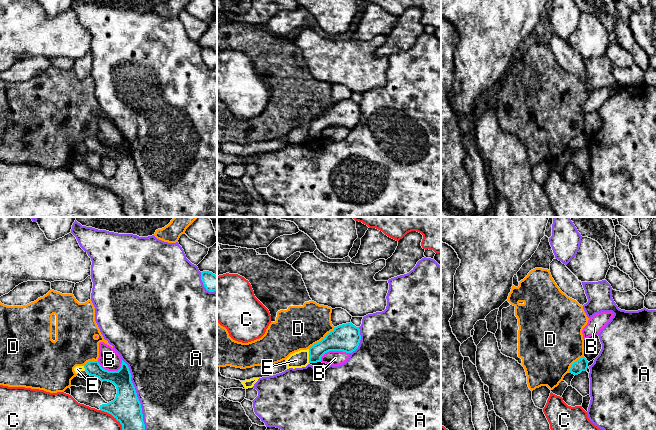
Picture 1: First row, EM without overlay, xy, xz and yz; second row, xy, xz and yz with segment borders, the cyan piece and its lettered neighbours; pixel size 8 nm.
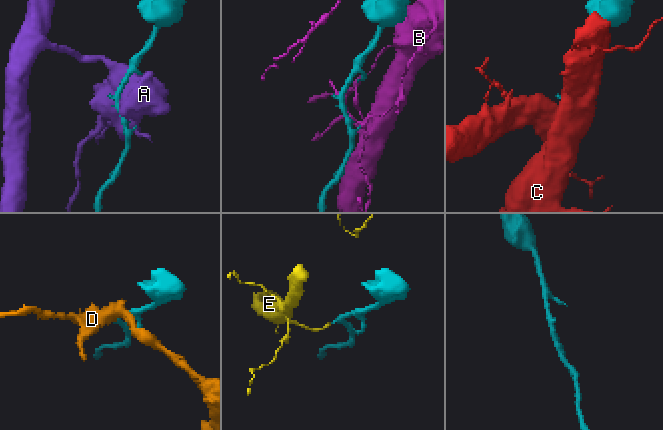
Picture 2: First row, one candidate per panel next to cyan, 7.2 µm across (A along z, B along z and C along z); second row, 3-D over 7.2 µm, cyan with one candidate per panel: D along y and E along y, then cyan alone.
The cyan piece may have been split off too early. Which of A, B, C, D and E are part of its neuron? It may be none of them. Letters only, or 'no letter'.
no letter

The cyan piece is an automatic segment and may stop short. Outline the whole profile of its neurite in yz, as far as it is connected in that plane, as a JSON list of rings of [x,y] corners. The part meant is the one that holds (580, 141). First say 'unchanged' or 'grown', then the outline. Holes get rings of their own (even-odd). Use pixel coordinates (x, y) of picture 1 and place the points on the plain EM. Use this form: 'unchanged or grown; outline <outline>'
unchanged; outline [[[585,133],[580,134],[576,138],[574,138],[569,146],[569,149],[572,149],[574,151],[580,150],[582,147],[586,147],[588,144],[588,137]]]

